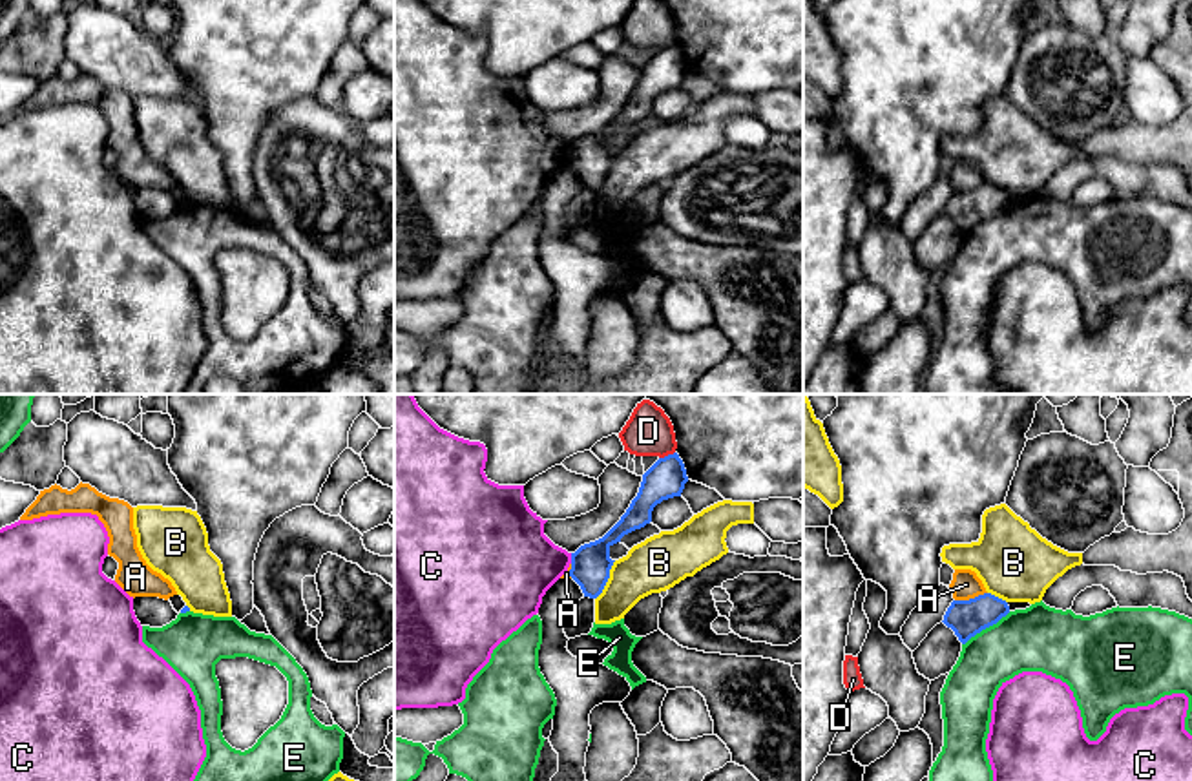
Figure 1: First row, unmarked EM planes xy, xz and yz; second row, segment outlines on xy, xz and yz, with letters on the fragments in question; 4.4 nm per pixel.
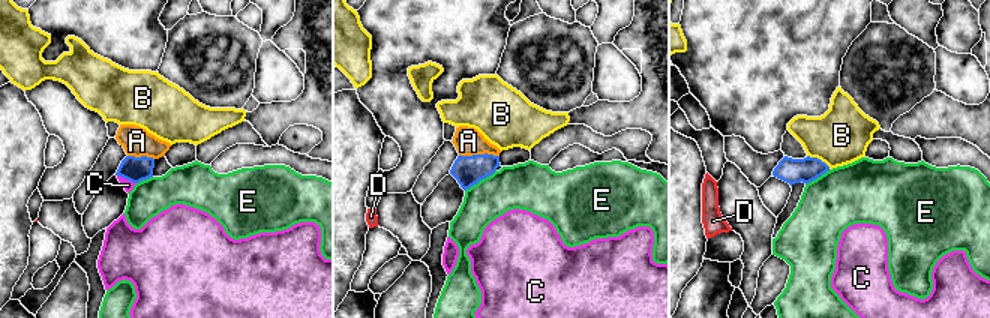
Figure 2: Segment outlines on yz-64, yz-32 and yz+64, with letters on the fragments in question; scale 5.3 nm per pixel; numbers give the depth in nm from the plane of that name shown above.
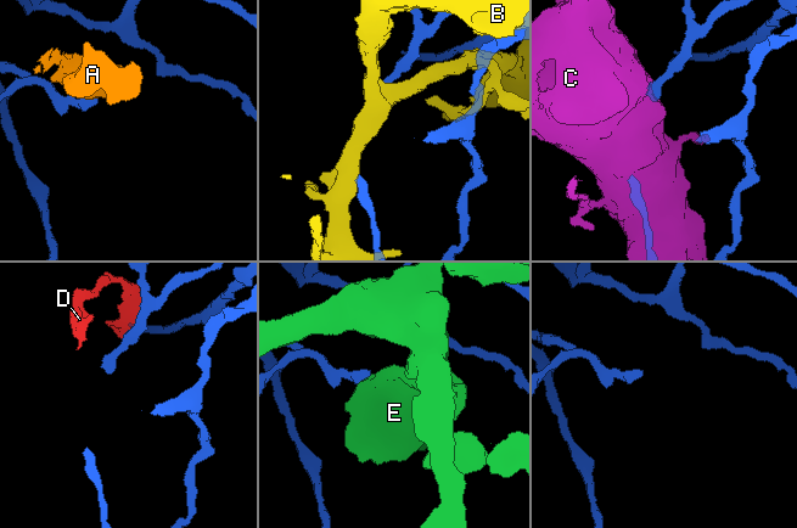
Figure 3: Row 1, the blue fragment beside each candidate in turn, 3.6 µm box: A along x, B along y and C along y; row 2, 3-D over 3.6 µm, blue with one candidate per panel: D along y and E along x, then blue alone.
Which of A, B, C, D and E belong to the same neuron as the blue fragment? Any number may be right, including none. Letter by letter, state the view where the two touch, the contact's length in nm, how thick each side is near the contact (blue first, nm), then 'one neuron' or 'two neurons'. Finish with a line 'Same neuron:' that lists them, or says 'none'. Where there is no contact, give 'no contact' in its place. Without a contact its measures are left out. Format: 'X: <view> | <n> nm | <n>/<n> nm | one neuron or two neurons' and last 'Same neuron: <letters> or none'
A: yz | 150 nm | 160/120 nm | two neurons
B: xz | 200 nm | 180/240 nm | two neurons
C: xz | 50 nm | 180/360 nm | two neurons
D: xz | 80 nm | 170/200 nm | two neurons
E: yz | 260 nm | 160/280 nm | two neurons
Same neuron: none

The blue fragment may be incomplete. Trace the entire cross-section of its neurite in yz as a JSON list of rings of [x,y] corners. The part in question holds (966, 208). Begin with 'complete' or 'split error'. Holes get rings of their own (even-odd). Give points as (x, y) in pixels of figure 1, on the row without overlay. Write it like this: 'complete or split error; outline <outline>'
complete; outline [[[984,184],[969,192],[953,192],[942,213],[966,235],[971,228],[997,215],[1008,204],[1009,197],[1006,192]]]

